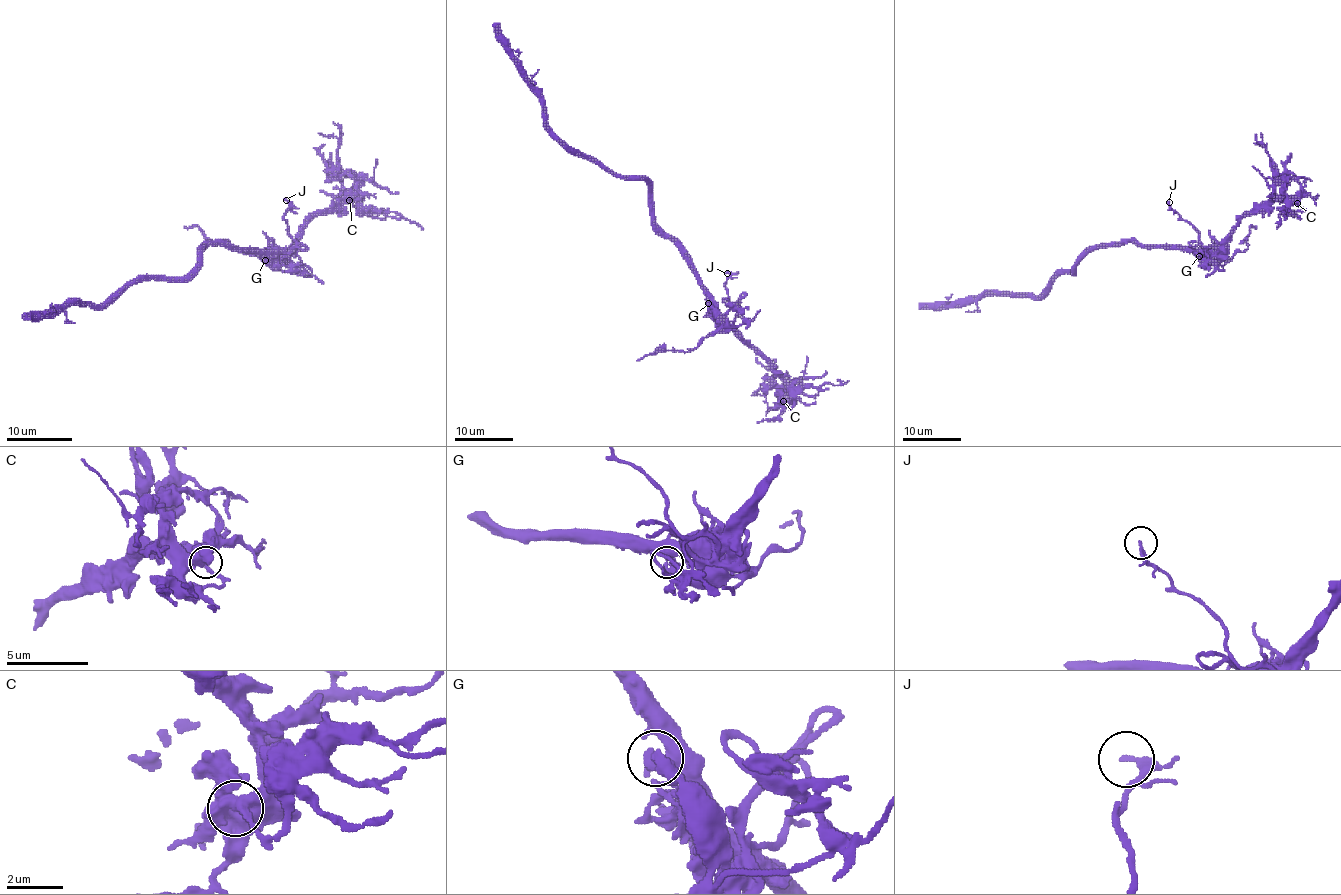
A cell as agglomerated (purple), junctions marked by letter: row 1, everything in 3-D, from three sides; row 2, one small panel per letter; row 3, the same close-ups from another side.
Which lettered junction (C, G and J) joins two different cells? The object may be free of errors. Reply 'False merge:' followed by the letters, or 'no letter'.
False merge: G

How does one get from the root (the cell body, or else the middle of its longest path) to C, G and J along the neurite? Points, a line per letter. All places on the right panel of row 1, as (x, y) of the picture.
C: (1125, 242), (1217, 248), (1243, 217), (1262, 211), (1274, 201), (1297, 203)
G: (1125, 242), (1185, 246), (1200, 256)
J: (1125, 242), (1185, 246), (1205, 252), (1211, 258), (1198, 242), (1197, 230), (1169, 203)

